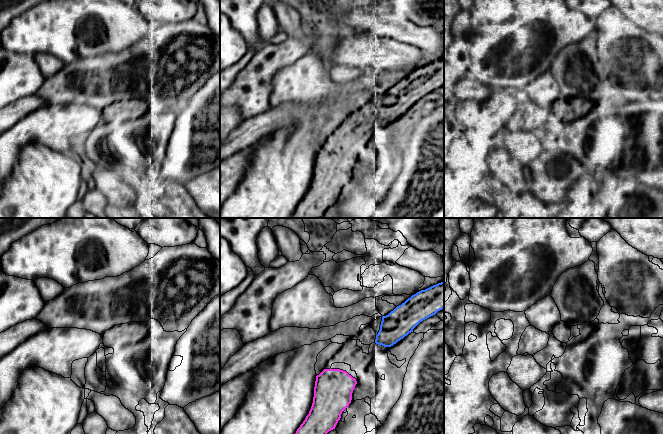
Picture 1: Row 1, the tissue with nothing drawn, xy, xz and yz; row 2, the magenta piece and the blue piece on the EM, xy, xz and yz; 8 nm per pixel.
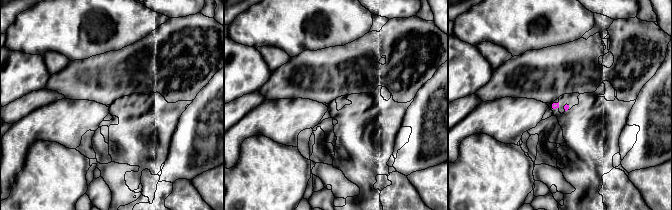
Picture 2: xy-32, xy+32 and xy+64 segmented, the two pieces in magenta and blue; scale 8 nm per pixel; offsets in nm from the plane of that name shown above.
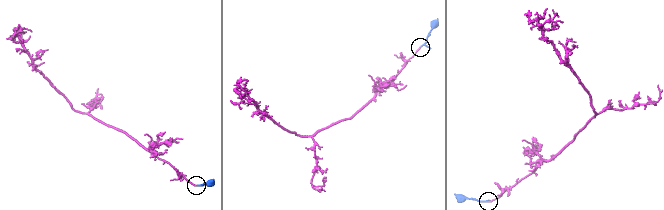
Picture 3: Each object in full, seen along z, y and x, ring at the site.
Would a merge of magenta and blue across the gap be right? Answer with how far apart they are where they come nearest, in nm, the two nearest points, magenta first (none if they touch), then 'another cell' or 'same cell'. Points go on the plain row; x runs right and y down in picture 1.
320 nm apart; from magenta across xz (350, 151), (376, 119); same cell

